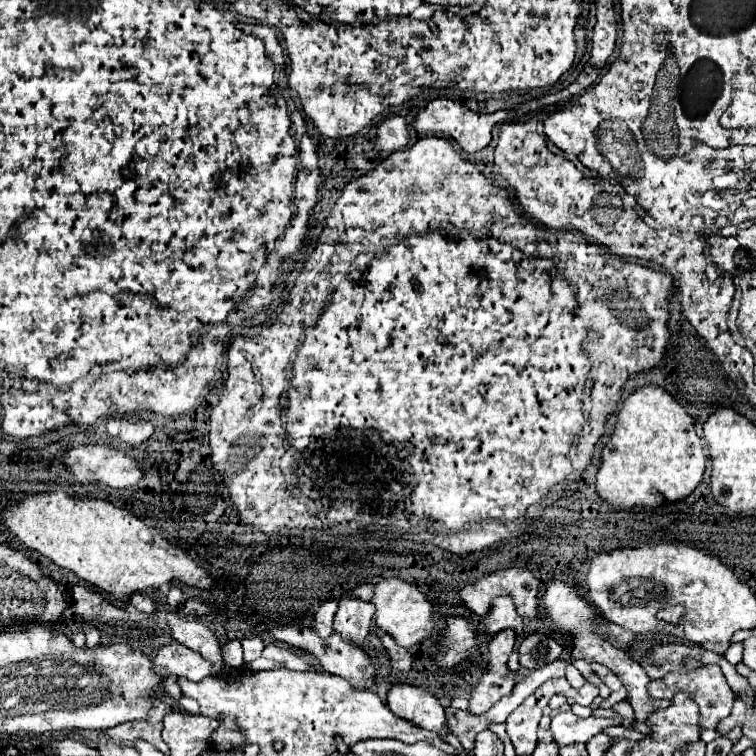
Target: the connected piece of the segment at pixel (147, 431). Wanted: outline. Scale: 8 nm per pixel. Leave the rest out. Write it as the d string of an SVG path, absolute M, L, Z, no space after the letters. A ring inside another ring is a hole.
M110 418L106 422L106 432L108 436L118 436L122 442L126 442L128 446L136 448L140 446L144 440L148 440L154 432L154 426L146 420L138 420L138 418Z

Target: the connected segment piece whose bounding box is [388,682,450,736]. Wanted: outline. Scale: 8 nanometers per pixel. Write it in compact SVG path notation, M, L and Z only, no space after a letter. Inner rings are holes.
M394 682L388 692L388 708L418 728L436 732L440 736L450 734L444 718L444 708L438 704L434 694L418 686Z

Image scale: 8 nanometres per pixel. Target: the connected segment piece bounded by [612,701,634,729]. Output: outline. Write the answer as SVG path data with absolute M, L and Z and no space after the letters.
M621 701L615 704L612 708L615 712L625 719L625 727L630 729L632 727L632 721L634 717L634 712L630 704L626 701Z

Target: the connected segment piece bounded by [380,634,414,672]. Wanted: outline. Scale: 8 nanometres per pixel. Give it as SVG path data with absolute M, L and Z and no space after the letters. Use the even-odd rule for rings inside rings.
M384 634L380 640L382 640L382 646L384 646L386 654L390 656L392 668L394 668L394 670L400 670L400 672L408 672L410 666L412 666L412 662L414 662L414 656L412 656L406 648L398 646L398 644L394 642L394 638L390 638L388 634Z

